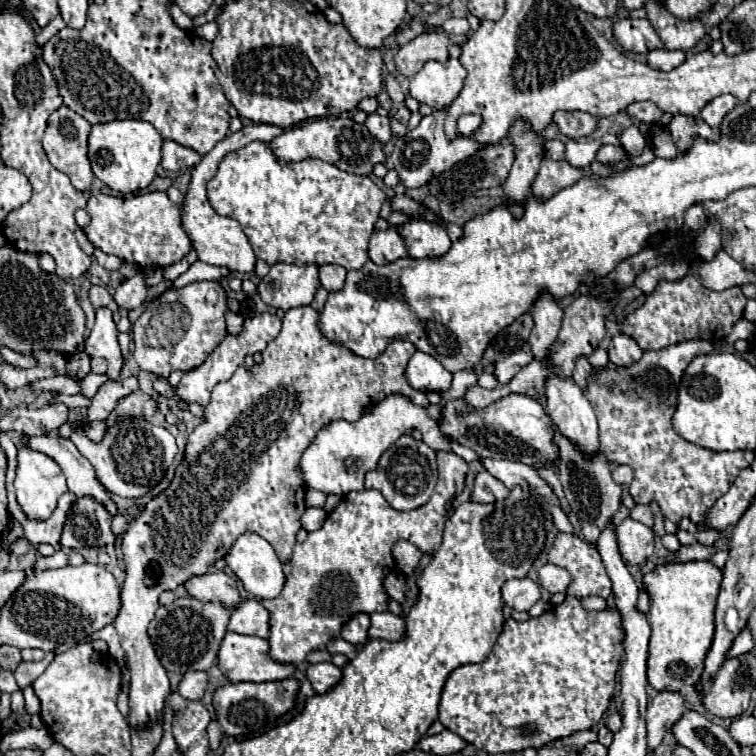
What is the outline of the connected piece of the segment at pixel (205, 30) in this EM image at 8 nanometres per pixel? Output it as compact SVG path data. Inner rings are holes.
M207 22L205 26L195 28L195 34L197 34L197 36L201 36L201 38L205 38L205 40L209 40L209 42L211 42L211 40L217 36L217 32L219 32L217 22Z

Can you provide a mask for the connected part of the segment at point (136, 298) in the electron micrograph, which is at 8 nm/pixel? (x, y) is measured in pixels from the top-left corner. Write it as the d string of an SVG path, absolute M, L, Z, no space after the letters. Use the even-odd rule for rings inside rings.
M135 274L133 278L127 278L121 282L121 286L115 290L115 302L119 304L119 308L125 308L125 310L133 310L137 306L143 304L145 300L145 280L141 274Z

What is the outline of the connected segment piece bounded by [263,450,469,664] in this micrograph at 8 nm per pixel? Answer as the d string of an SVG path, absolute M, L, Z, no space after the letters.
M439 450L437 464L439 464L437 488L425 506L421 506L417 510L409 510L409 512L399 512L399 510L389 508L389 504L377 490L349 492L341 498L341 502L333 508L333 512L327 514L327 520L319 530L309 532L309 536L303 544L295 544L291 562L289 562L291 572L287 576L287 582L285 582L281 594L273 600L263 600L263 606L271 612L269 646L271 646L271 656L277 662L301 664L301 662L305 662L309 652L325 650L327 642L335 640L341 632L341 626L347 624L355 614L389 612L389 606L387 606L389 596L385 594L383 580L395 568L395 560L391 554L393 544L397 540L407 540L413 546L417 546L421 554L435 554L441 546L441 534L443 534L447 510L451 508L455 494L459 490L463 490L463 484L465 484L469 466L465 464L465 460L461 456L457 456L455 452Z

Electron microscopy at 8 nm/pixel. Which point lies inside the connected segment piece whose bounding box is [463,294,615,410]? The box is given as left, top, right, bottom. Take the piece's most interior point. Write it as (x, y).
(583, 327)

